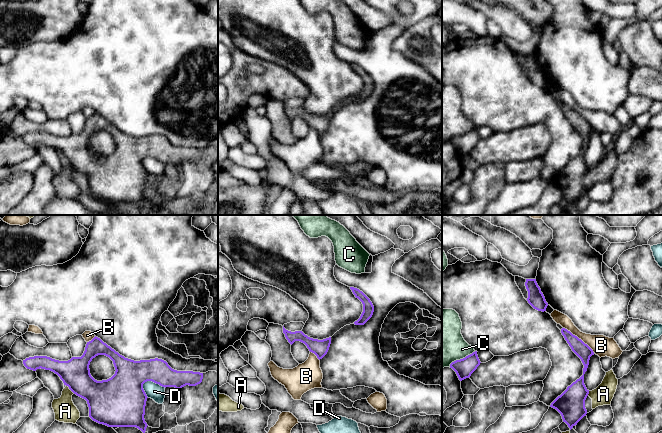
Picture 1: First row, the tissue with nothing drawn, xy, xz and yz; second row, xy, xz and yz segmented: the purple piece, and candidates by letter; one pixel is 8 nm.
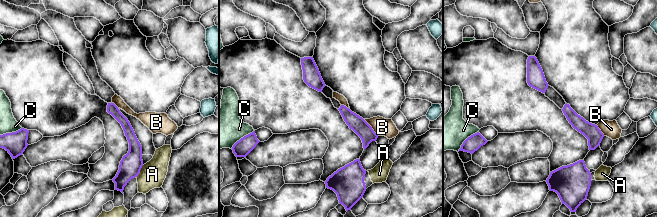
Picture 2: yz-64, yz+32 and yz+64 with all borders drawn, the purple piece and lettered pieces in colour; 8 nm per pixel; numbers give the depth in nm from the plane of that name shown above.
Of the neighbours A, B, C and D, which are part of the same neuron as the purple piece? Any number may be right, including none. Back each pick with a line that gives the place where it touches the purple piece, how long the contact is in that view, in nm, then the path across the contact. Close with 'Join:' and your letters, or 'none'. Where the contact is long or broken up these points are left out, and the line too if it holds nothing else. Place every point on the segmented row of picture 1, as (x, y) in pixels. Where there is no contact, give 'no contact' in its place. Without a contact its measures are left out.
A: meets purple in xy at (70, 389); contact 100 nm long; runs through xy (100, 395), (90, 389), (70, 389), (65, 400), (65, 411)
Join: A

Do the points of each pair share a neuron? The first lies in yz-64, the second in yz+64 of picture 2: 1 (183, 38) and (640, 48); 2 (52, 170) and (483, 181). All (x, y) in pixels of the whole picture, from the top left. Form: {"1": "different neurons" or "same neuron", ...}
{"1": "same neuron", "2": "same neuron"}

